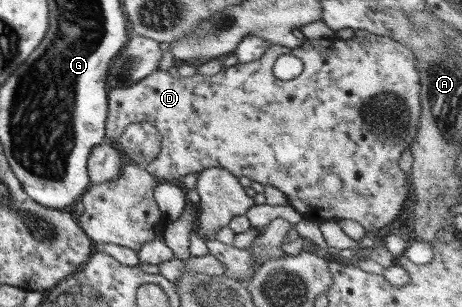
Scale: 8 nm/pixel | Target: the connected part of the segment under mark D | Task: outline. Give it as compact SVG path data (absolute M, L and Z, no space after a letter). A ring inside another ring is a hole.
M356 30L352 38L342 40L339 37L302 39L301 45L289 49L271 44L265 53L256 60L247 63L237 63L235 66L224 68L213 76L203 76L196 73L191 77L173 77L171 73L158 69L147 77L134 83L131 87L115 88L109 92L109 108L106 124L106 137L116 144L118 137L123 134L125 127L131 123L145 122L153 125L161 133L161 150L157 159L147 166L148 173L162 181L183 179L189 174L199 174L207 167L222 167L229 170L237 178L248 177L262 186L270 185L281 191L294 207L296 217L301 217L315 223L352 219L358 221L368 233L381 229L391 223L403 211L403 202L411 200L410 181L403 170L399 168L399 160L407 148L415 140L421 115L420 75L417 73L417 61L409 47L387 36L375 35L369 31ZM282 54L298 57L303 62L302 72L289 81L277 79L273 73L274 62Z

